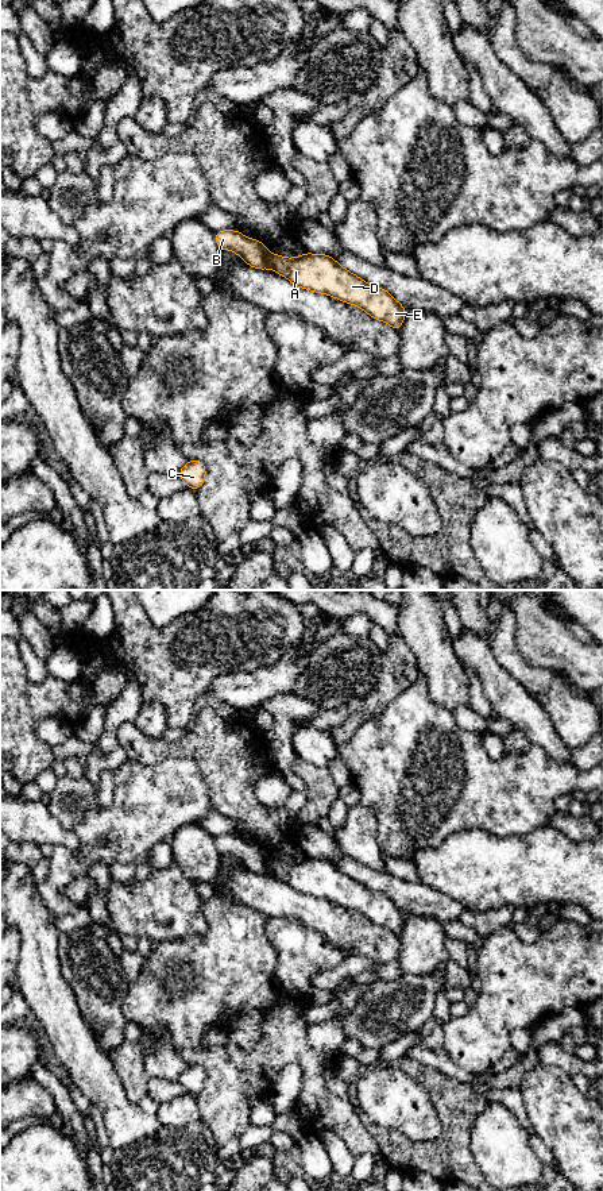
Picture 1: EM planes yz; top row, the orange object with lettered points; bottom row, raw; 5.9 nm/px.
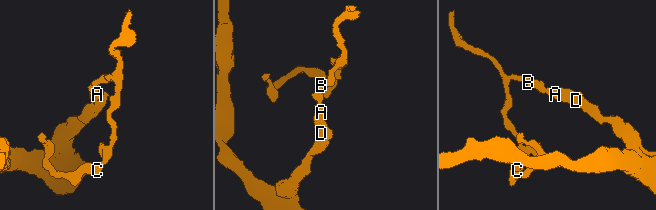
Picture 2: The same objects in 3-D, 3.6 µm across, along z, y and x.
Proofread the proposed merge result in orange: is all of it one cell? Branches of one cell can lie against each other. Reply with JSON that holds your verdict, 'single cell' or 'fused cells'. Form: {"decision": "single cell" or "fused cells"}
{"decision": "fused cells"}

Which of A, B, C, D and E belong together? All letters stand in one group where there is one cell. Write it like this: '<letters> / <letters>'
A D E / B C

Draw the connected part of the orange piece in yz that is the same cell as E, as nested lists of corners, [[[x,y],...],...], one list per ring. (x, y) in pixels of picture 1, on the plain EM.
[[[304,857],[295,863],[270,859],[268,872],[298,893],[324,898],[356,910],[375,925],[387,928],[398,937],[402,933],[406,921],[405,911],[391,898],[380,891],[368,890],[328,859]]]

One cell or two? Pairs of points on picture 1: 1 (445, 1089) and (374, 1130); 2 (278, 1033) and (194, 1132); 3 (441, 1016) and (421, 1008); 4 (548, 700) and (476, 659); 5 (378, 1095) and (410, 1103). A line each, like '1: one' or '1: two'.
1: one
2: two
3: two
4: two
5: one

